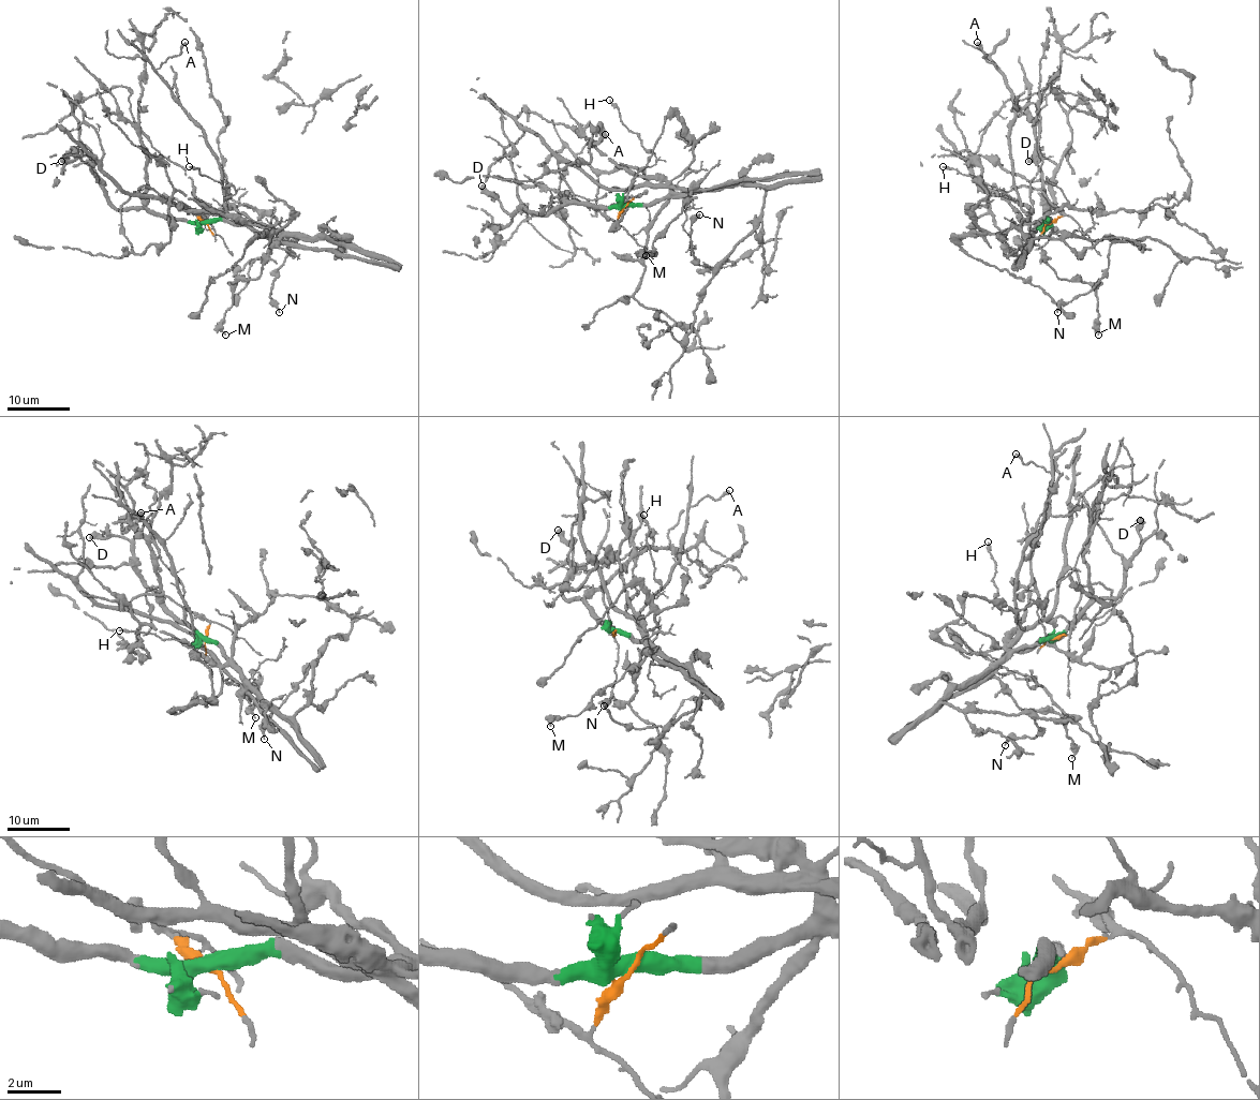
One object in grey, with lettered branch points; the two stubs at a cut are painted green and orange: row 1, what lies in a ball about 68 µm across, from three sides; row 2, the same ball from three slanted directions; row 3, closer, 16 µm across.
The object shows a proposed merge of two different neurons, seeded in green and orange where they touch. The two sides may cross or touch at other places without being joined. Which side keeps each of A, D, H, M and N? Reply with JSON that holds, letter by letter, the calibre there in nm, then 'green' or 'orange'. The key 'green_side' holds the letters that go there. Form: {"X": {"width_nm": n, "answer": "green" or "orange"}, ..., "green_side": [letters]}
{"A": {"width_nm": 440, "answer": "orange"}, "D": {"width_nm": 550, "answer": "green"}, "H": {"width_nm": 220, "answer": "orange"}, "M": {"width_nm": 180, "answer": "green"}, "N": {"width_nm": 220, "answer": "green"}, "green_side": ["D", "M", "N"]}

